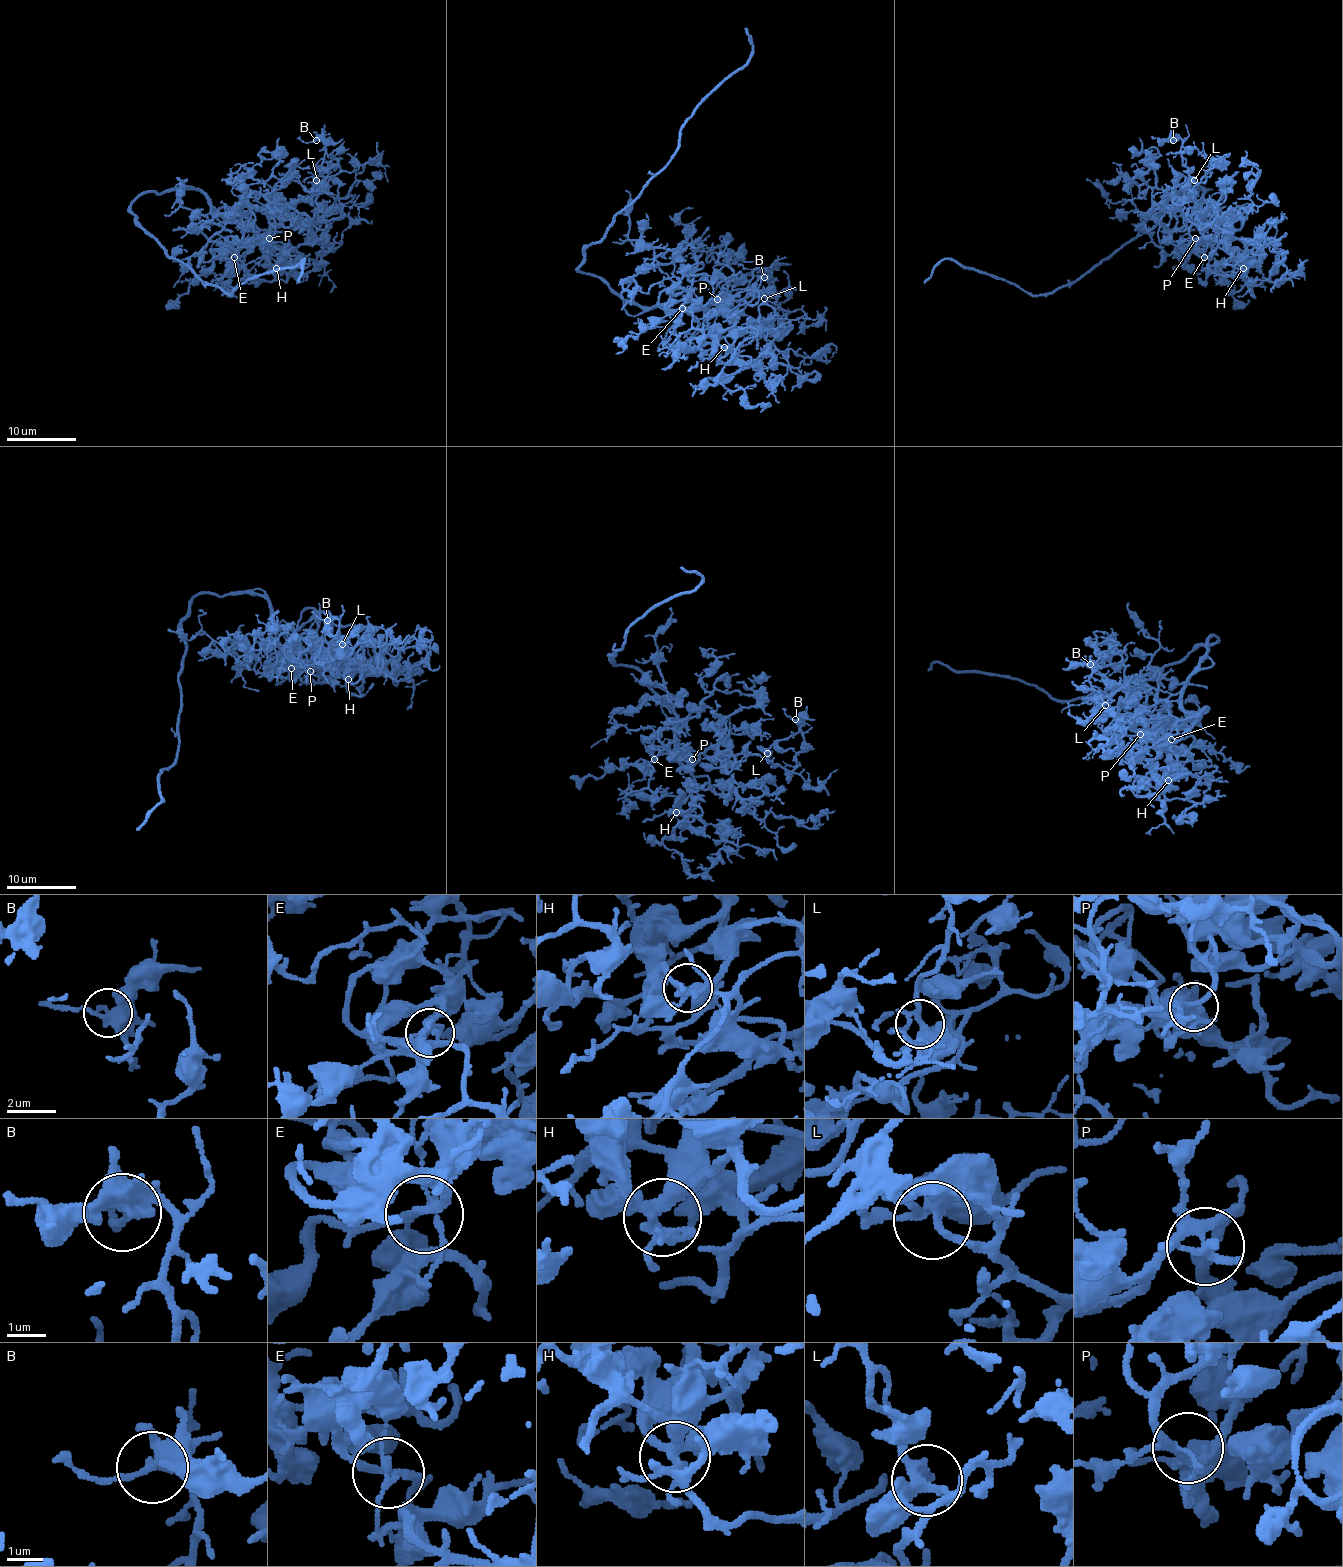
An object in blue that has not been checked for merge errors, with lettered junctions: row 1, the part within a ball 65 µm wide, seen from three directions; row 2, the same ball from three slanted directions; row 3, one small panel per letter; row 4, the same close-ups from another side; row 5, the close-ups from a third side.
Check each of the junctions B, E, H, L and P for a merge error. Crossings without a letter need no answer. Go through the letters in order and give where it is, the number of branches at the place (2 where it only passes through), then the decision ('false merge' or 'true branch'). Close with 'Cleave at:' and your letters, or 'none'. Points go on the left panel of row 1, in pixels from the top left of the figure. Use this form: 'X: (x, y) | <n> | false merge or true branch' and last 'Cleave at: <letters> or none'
B: (316, 140) | 5 | true branch
E: (234, 257) | 4 | true branch
H: (276, 268) | 5 | true branch
L: (316, 180) | 5 | true branch
P: (269, 238) | 5 | true branch
Cleave at: none

